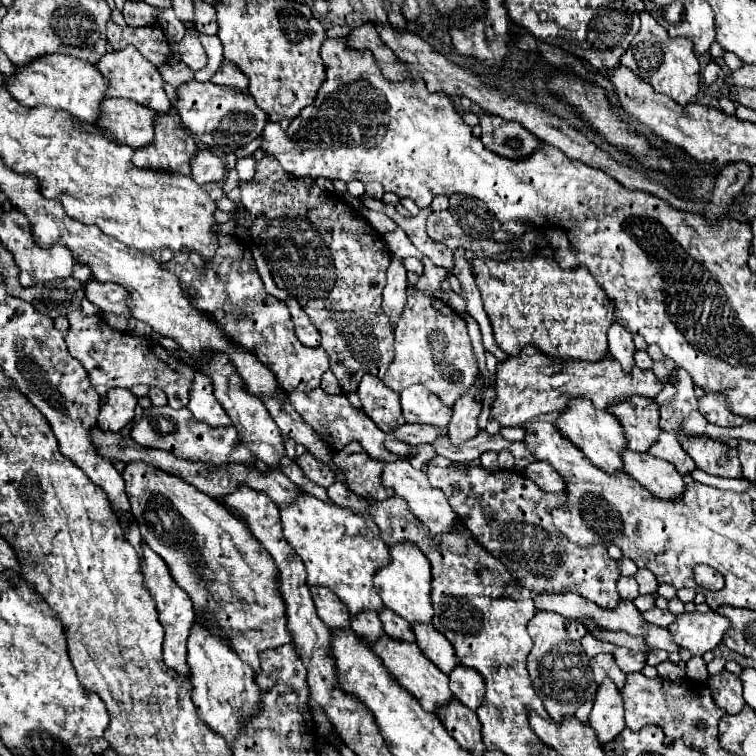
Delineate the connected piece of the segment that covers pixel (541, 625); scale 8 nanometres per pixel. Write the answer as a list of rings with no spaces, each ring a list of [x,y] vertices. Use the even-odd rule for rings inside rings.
[[[537,612],[527,626],[527,632],[533,638],[533,648],[527,658],[527,670],[547,714],[553,720],[565,714],[575,714],[581,704],[595,698],[597,684],[593,682],[589,658],[585,658],[579,642],[567,636],[565,618],[555,612]]]

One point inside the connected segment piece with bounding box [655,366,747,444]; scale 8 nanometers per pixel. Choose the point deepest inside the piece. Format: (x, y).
(677, 404)

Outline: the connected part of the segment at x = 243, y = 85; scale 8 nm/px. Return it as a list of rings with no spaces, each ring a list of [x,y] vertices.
[[[223,62],[221,68],[217,70],[217,74],[211,78],[211,82],[217,84],[217,86],[229,86],[229,88],[235,88],[235,90],[239,90],[239,92],[247,92],[249,82],[247,82],[245,74],[241,74],[241,72],[235,70],[235,68],[237,68],[237,66],[233,66],[233,64],[229,64],[229,62]]]

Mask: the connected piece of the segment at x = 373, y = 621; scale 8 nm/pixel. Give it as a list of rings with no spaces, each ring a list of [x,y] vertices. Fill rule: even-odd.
[[[365,610],[363,614],[359,612],[357,618],[351,618],[351,628],[355,632],[359,632],[361,636],[365,636],[367,640],[377,640],[377,638],[381,638],[385,634],[379,616],[373,610]]]

